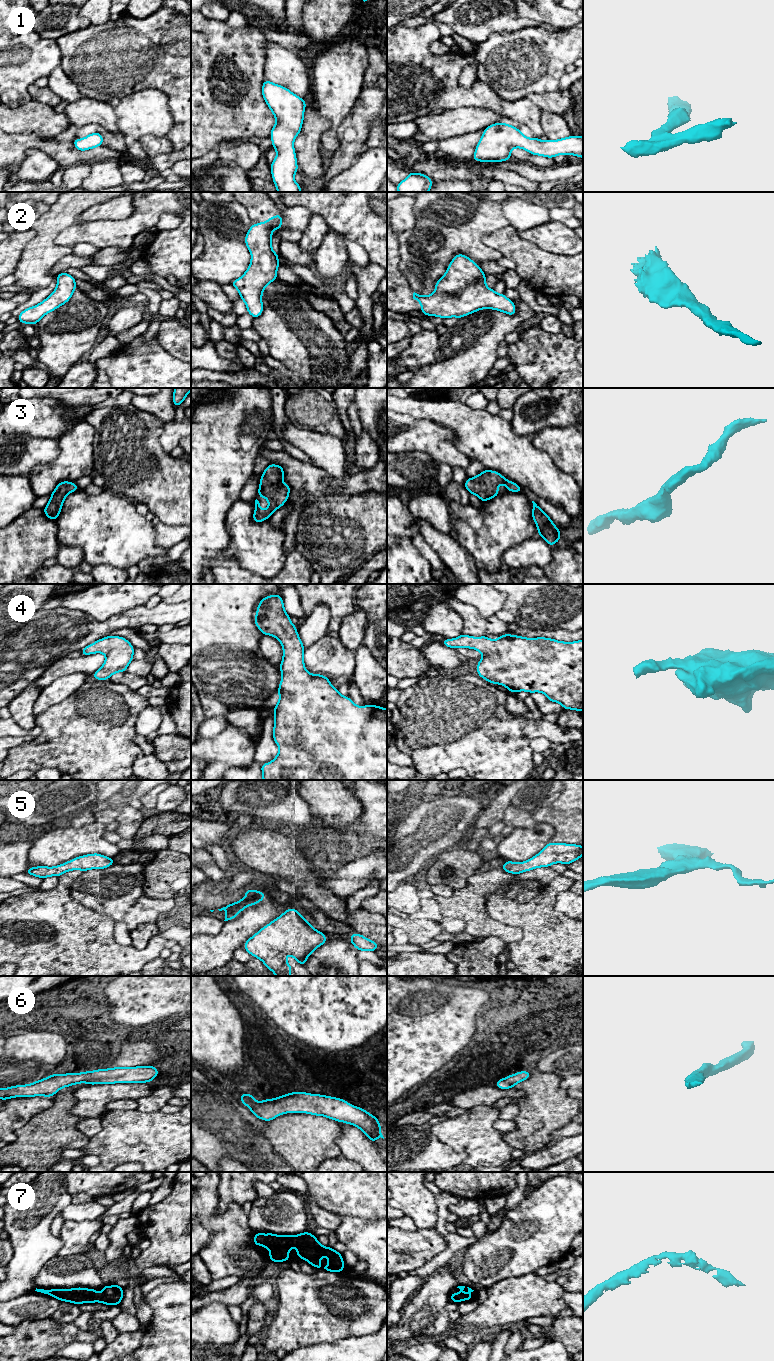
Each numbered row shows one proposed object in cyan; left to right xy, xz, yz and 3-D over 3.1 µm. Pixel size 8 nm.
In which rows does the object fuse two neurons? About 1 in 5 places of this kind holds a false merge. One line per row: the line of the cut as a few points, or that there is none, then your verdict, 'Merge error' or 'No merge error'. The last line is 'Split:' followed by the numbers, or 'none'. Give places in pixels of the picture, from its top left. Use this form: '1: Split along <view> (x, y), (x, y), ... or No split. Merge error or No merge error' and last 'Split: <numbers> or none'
1: No split. No merge error
2: No split. No merge error
3: No split. No merge error
4: No split. No merge error
5: No split. No merge error
6: No split. No merge error
7: No split. No merge error
Split: none

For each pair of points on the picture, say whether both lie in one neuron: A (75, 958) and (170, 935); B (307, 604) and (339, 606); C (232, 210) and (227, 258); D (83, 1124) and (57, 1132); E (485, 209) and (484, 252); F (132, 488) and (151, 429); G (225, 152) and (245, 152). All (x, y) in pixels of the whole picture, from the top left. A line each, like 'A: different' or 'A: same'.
A: different
B: same
C: same
D: different
E: same
F: same
G: same

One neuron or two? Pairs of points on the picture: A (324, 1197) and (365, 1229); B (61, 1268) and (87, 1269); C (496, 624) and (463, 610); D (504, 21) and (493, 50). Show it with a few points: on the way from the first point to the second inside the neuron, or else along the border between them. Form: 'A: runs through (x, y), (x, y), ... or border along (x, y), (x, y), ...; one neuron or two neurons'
A: border along (341, 1216), (373, 1221); two neurons
B: runs through (67, 1269), (81, 1269); one neuron
C: runs through (488, 624), (477, 624), (471, 618); one neuron
D: border along (523, 27), (512, 31), (493, 32), (479, 43); two neurons

